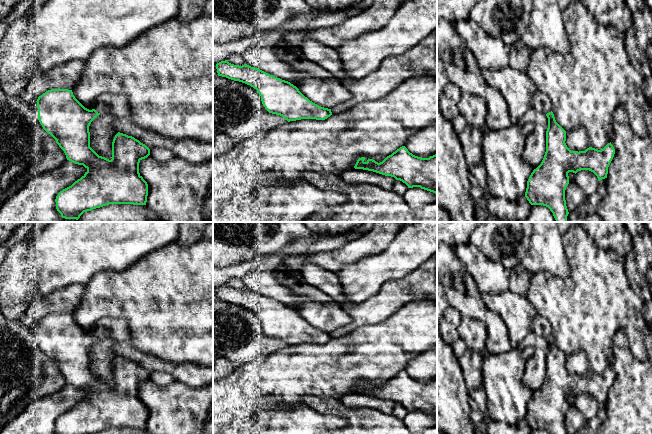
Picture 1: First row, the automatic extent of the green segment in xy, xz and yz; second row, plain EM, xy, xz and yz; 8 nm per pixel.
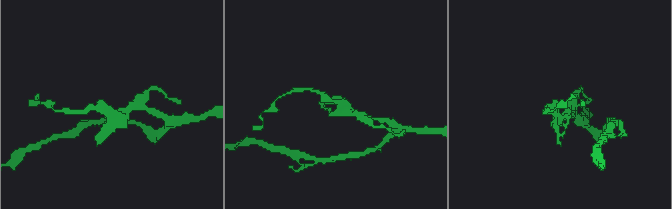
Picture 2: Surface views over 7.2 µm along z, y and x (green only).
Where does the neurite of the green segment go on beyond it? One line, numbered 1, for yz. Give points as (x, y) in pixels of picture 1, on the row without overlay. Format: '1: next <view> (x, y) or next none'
1: next yz (540, 326)

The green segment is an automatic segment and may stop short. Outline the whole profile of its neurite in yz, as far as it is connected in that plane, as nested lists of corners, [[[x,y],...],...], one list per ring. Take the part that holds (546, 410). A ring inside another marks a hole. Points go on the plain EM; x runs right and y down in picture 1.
[[[538,315],[531,323],[531,331],[547,340],[548,352],[546,376],[541,388],[527,405],[525,421],[531,429],[543,429],[550,434],[568,434],[565,424],[568,397],[589,394],[599,405],[607,402],[615,373],[610,366],[601,374],[589,371],[585,375],[571,375],[565,367],[566,355],[555,344],[550,322]]]

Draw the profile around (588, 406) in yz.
[[[581,394],[575,398],[576,408],[586,419],[592,419],[598,414],[599,404],[597,400],[589,394]]]

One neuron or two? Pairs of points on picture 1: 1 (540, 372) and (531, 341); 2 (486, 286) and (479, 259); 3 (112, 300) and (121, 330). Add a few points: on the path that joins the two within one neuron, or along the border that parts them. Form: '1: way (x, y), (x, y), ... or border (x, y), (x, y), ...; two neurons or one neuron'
1: way (538, 364), (538, 348); one neuron
2: way (486, 279), (486, 273), (479, 266); one neuron
3: border (95, 326), (105, 317), (123, 318), (131, 337); two neurons

